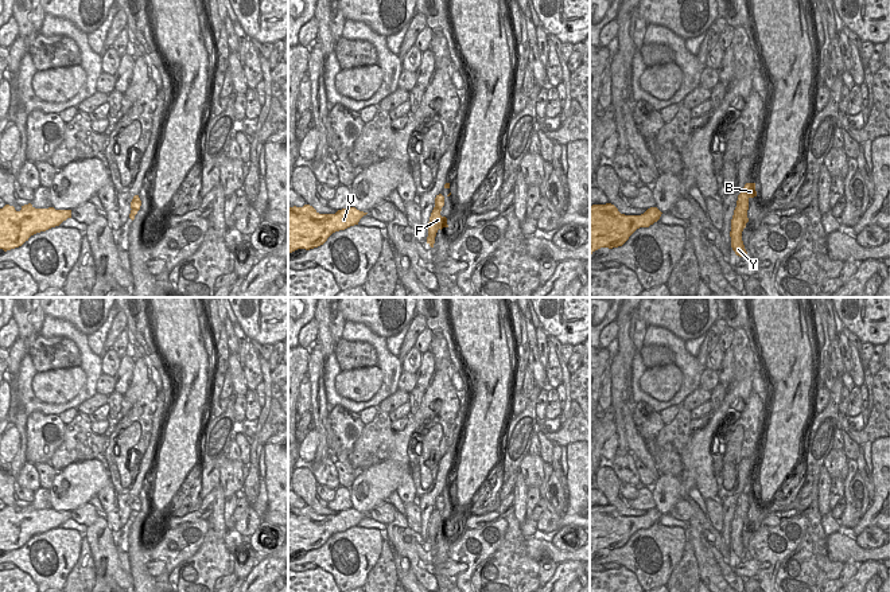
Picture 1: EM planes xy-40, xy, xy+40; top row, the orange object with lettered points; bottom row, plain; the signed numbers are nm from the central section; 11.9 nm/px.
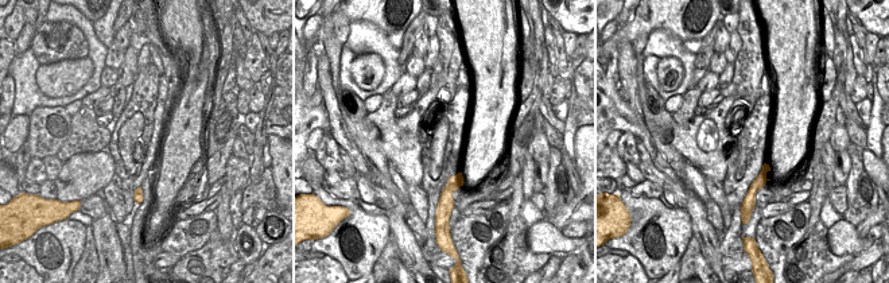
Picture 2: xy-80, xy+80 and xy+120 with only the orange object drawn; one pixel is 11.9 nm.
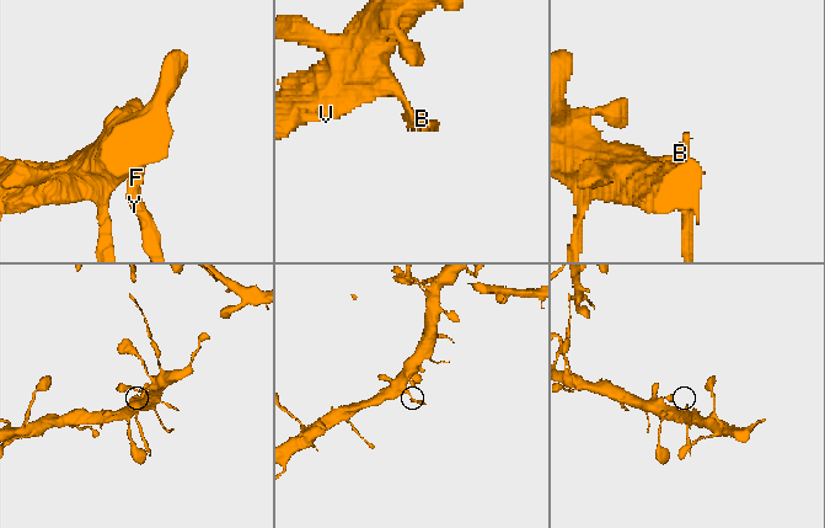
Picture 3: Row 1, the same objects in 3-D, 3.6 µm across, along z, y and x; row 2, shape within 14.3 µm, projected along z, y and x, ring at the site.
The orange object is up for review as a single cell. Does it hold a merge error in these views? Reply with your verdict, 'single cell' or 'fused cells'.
fused cells

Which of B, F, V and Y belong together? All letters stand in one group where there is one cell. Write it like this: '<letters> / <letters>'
B F Y / V

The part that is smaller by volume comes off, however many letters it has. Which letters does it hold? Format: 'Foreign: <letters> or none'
Foreign: B, F, Y

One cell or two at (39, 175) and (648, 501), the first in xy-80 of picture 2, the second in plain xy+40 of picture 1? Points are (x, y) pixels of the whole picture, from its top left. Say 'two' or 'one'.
two

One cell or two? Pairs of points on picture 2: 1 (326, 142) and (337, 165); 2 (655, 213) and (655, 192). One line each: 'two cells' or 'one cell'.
1: one cell
2: two cells

